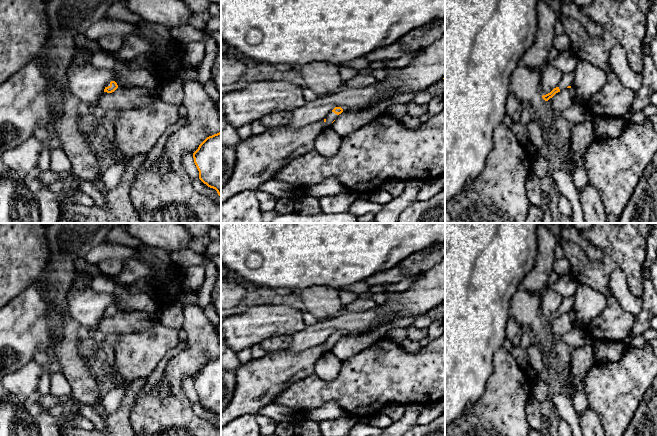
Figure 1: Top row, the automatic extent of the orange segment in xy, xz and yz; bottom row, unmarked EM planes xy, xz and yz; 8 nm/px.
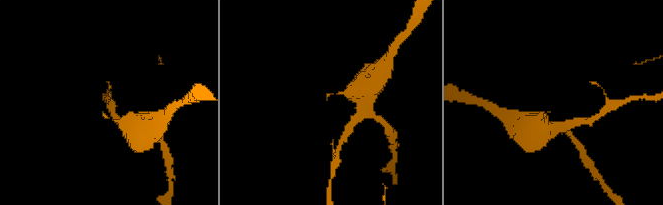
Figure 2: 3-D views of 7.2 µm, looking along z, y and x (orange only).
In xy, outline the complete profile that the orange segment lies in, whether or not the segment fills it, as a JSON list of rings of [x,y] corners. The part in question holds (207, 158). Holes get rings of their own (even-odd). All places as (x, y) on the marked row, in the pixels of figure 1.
[[[221,131],[207,137],[193,153],[194,163],[199,171],[199,179],[217,191],[221,197]]]

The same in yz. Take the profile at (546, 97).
[[[574,72],[564,74],[559,85],[556,88],[554,88],[550,93],[543,95],[542,98],[545,101],[548,101],[550,98],[552,98],[556,93],[560,92],[562,89],[573,87],[574,79],[575,79]]]

